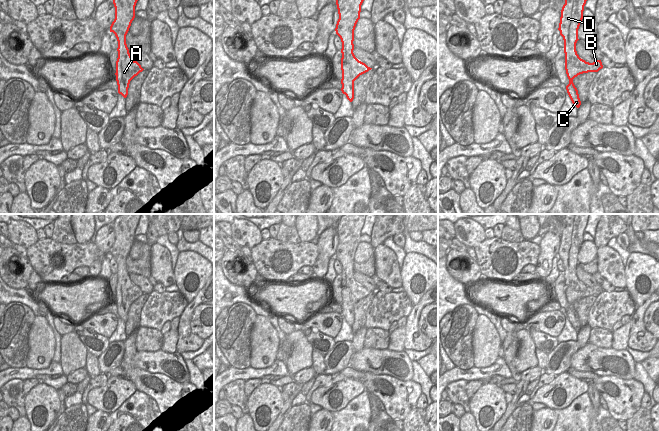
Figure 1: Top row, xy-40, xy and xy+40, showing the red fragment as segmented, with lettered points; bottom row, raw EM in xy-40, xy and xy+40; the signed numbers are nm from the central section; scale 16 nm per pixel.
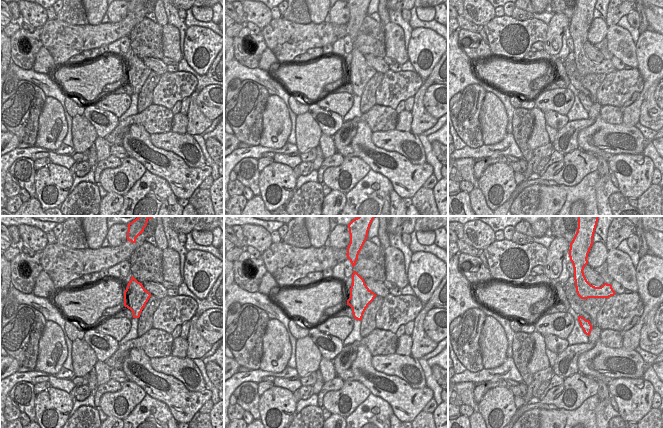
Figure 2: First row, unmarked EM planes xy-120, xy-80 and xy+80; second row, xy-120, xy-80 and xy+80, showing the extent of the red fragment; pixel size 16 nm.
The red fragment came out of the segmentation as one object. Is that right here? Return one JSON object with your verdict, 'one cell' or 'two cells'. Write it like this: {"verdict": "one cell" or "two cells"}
{"verdict": "one cell"}

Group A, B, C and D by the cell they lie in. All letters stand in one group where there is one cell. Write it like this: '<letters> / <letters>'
A B C D

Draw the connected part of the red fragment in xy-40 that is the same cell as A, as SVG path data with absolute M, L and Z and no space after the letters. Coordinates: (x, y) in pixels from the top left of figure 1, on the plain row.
M122 214L113 222L115 243L110 250L118 265L116 285L116 305L118 317L124 322L128 319L130 305L144 293L134 285L126 268L126 259L135 242L135 230L142 214Z

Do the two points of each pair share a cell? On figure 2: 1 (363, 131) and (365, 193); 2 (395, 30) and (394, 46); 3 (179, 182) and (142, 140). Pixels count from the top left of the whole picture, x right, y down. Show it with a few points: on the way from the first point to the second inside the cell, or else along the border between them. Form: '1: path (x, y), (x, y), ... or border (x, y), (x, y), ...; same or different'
1: border (371, 168), (383, 174), (391, 182); different
2: path (394, 34), (394, 42); same
3: path (170, 172), (148, 150); same

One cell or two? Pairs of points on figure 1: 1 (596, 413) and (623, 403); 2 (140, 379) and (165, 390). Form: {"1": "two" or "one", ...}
{"1": "two", "2": "one"}

